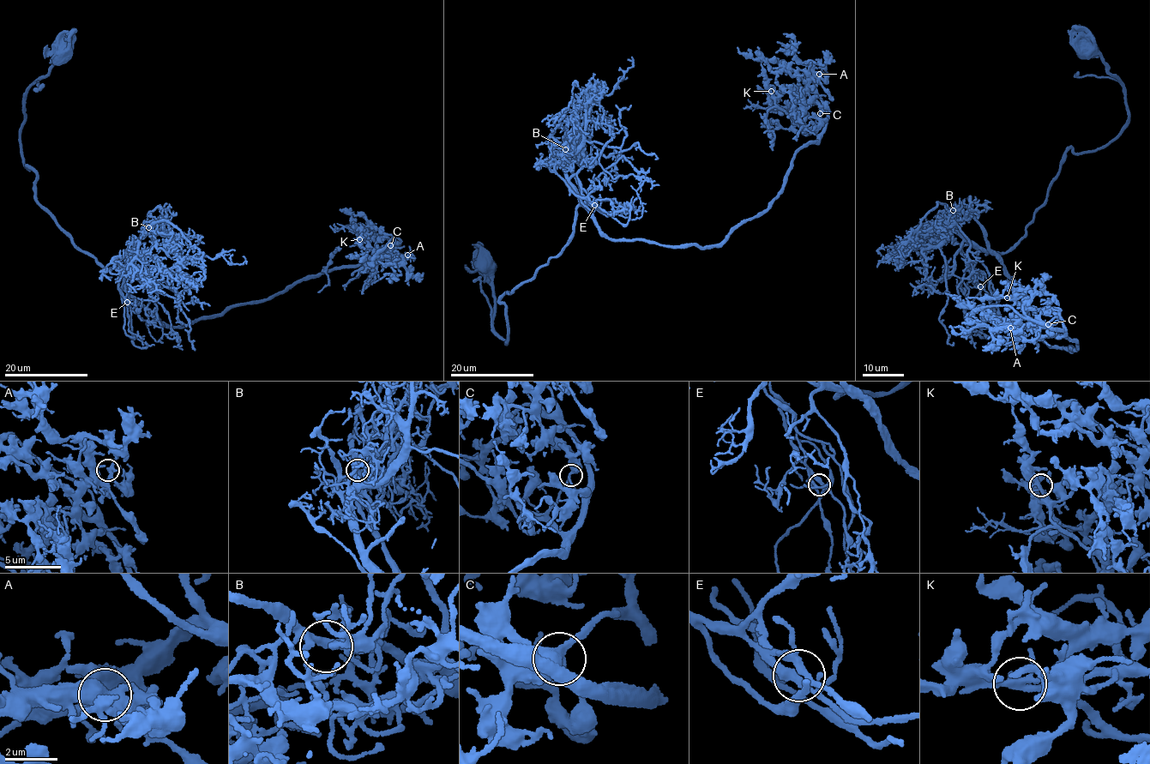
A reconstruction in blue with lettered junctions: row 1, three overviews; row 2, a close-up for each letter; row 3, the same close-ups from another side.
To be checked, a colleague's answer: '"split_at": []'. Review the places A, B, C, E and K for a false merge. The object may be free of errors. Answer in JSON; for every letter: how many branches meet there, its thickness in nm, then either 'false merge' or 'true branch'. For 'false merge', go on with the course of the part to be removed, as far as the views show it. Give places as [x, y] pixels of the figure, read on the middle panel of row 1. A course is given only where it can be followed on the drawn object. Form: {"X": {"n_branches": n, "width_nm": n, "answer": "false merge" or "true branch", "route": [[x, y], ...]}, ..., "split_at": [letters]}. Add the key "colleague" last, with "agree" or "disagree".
{"A": {"n_branches": 3, "width_nm": 240, "answer": "true branch"}, "B": {"n_branches": 3, "width_nm": 280, "answer": "true branch"}, "C": {"n_branches": 3, "width_nm": 240, "answer": "true branch"}, "E": {"n_branches": 3, "width_nm": 220, "answer": "true branch"}, "K": {"n_branches": 3, "width_nm": 260, "answer": "false merge", "route": [[771, 92], [775, 106], [750, 105], [743, 108]]}, "split_at": ["K"], "colleague": "disagree"}

